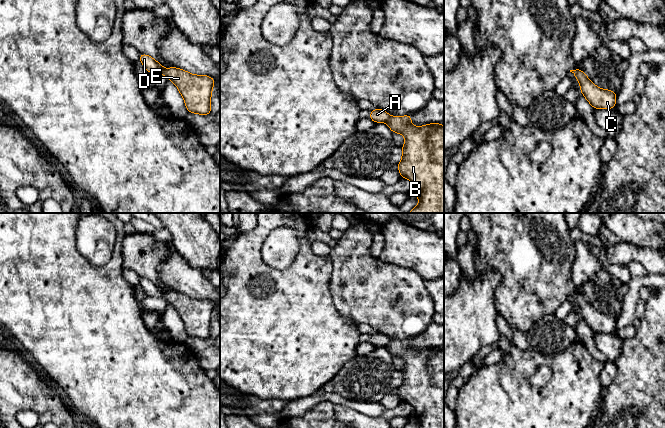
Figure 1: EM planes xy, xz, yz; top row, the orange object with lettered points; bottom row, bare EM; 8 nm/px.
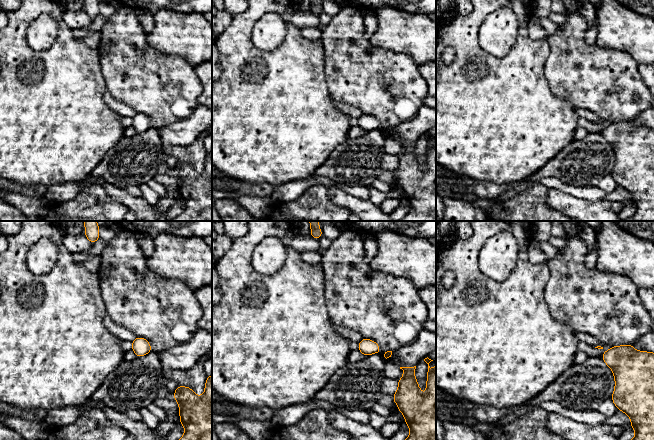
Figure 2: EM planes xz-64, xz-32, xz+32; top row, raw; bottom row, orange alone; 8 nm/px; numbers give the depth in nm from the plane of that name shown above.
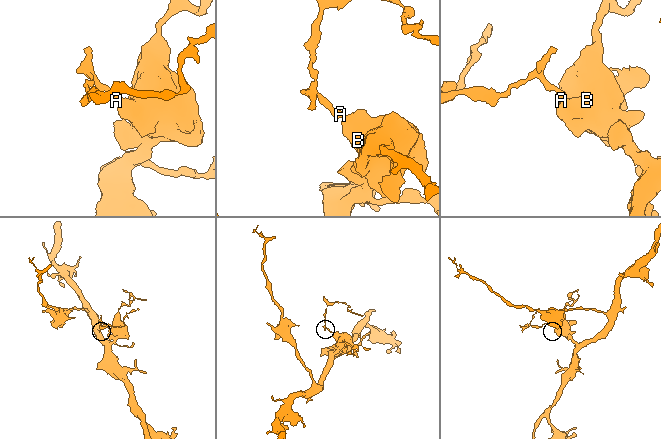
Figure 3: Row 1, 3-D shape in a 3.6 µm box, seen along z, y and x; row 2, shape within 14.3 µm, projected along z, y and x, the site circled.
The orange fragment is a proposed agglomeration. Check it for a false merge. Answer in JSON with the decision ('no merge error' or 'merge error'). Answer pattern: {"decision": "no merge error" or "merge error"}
{"decision": "merge error"}

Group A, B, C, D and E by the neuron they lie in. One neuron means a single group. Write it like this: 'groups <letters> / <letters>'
groups A D / B C E

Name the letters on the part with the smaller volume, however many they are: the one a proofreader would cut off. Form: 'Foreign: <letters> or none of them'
Foreign: A, D

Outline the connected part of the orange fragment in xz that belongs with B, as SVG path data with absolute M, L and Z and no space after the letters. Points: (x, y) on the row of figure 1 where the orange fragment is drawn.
M411 115L392 116L386 121L393 133L405 137L398 171L402 178L414 184L414 192L419 199L418 205L408 213L444 213L444 126L431 123L416 127L411 124Z

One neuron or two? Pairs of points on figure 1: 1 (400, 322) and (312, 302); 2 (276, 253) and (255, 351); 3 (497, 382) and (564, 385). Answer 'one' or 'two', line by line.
1: two
2: two
3: one

